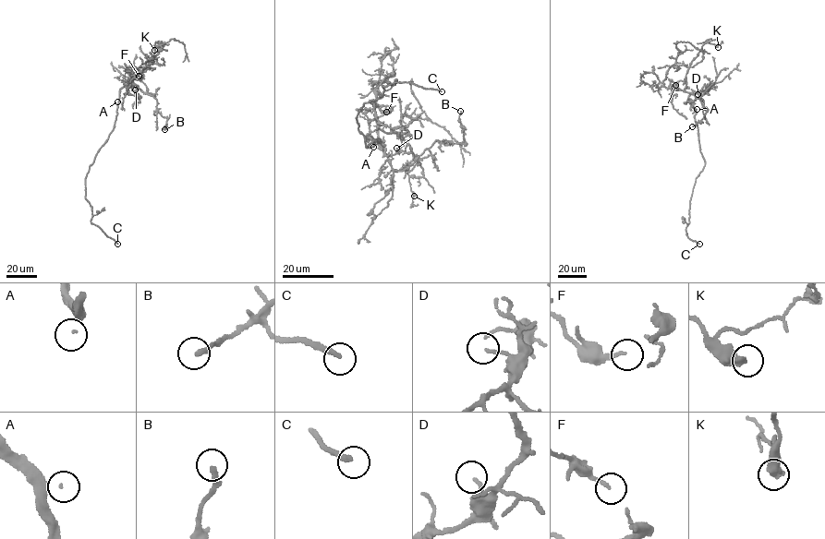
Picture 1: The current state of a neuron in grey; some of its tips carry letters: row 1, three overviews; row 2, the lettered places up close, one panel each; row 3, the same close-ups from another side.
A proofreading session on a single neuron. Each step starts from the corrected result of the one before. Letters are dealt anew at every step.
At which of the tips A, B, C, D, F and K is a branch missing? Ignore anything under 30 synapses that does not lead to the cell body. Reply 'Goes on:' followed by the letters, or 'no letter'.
Goes on: A, C

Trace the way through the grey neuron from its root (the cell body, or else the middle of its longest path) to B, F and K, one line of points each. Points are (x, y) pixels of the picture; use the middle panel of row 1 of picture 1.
B: (375, 140), (373, 144), (368, 138), (377, 141), (394, 170), (405, 170), (437, 139), (465, 143), (460, 111)
F: (375, 140), (373, 144), (368, 138), (375, 139), (378, 136), (374, 102), (386, 112)
K: (375, 140), (368, 138), (375, 139), (381, 129), (408, 144), (423, 173), (408, 179), (414, 196)

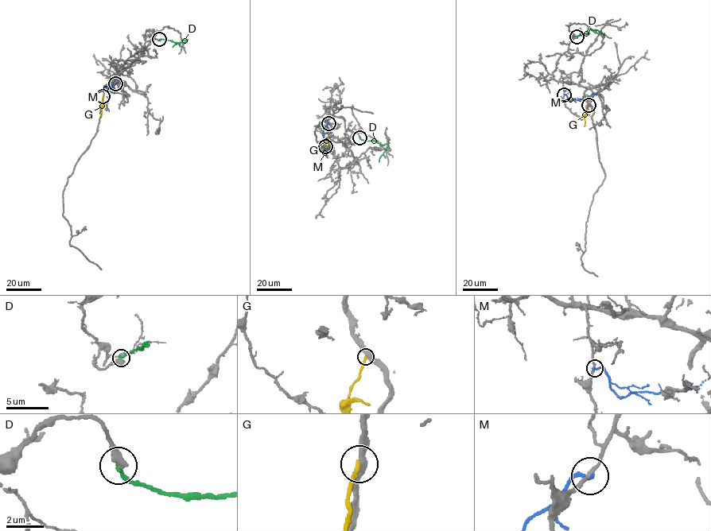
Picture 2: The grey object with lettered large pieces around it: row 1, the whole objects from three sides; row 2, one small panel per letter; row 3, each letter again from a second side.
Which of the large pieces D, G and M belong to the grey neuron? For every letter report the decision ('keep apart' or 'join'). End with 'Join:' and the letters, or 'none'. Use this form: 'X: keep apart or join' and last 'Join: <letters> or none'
D: keep apart
G: keep apart
M: keep apart
Join: none

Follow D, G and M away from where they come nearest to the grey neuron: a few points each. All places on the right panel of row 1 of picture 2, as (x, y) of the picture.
D: (576, 36), (586, 32), (588, 28), (605, 34)
G: (588, 105), (584, 126)
M: (564, 94), (569, 100), (584, 98), (598, 92)

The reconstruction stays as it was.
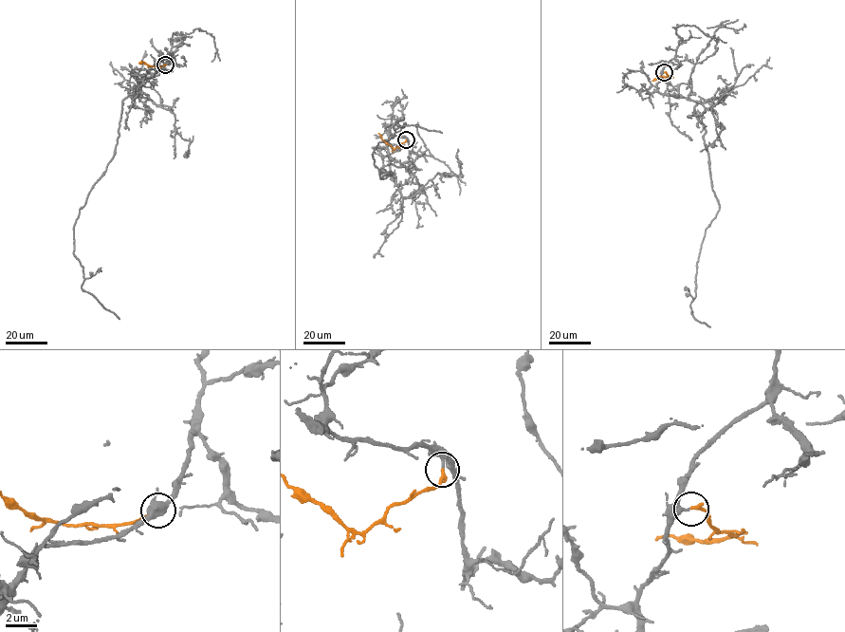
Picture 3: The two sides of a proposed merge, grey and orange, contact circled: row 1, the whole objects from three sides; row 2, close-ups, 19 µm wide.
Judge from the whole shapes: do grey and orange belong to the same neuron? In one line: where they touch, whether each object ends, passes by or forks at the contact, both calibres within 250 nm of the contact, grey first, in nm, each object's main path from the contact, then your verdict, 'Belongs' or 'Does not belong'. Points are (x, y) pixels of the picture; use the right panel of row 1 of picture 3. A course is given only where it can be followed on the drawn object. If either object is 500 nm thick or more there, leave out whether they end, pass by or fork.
Place: (664, 72). At the ring grey ends. At the ring orange ends. Thickness 320 nm (grey) against 240 nm. Course of grey: (664, 72), (659, 91), (697, 103), (720, 206), (706, 230), (690, 305), (693, 317), (710, 327). Course of orange: (664, 72), (670, 76), (652, 80). Belongs

